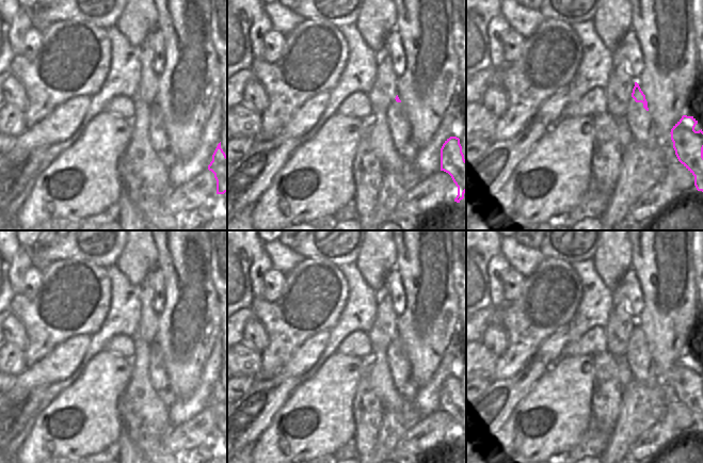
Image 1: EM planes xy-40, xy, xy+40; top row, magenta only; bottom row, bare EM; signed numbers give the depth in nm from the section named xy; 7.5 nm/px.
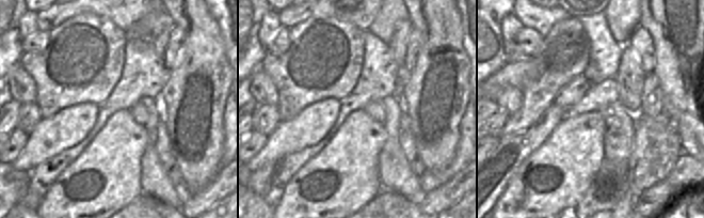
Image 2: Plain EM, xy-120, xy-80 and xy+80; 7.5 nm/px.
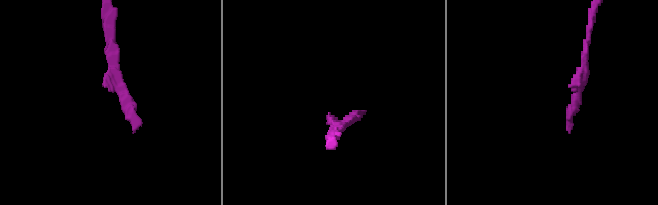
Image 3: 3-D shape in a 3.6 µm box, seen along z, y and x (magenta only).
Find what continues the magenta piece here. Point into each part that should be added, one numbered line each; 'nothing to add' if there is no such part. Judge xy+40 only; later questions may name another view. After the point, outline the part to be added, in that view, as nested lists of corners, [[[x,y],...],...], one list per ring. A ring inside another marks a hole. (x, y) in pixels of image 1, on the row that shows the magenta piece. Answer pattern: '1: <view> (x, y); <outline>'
nothing to add

